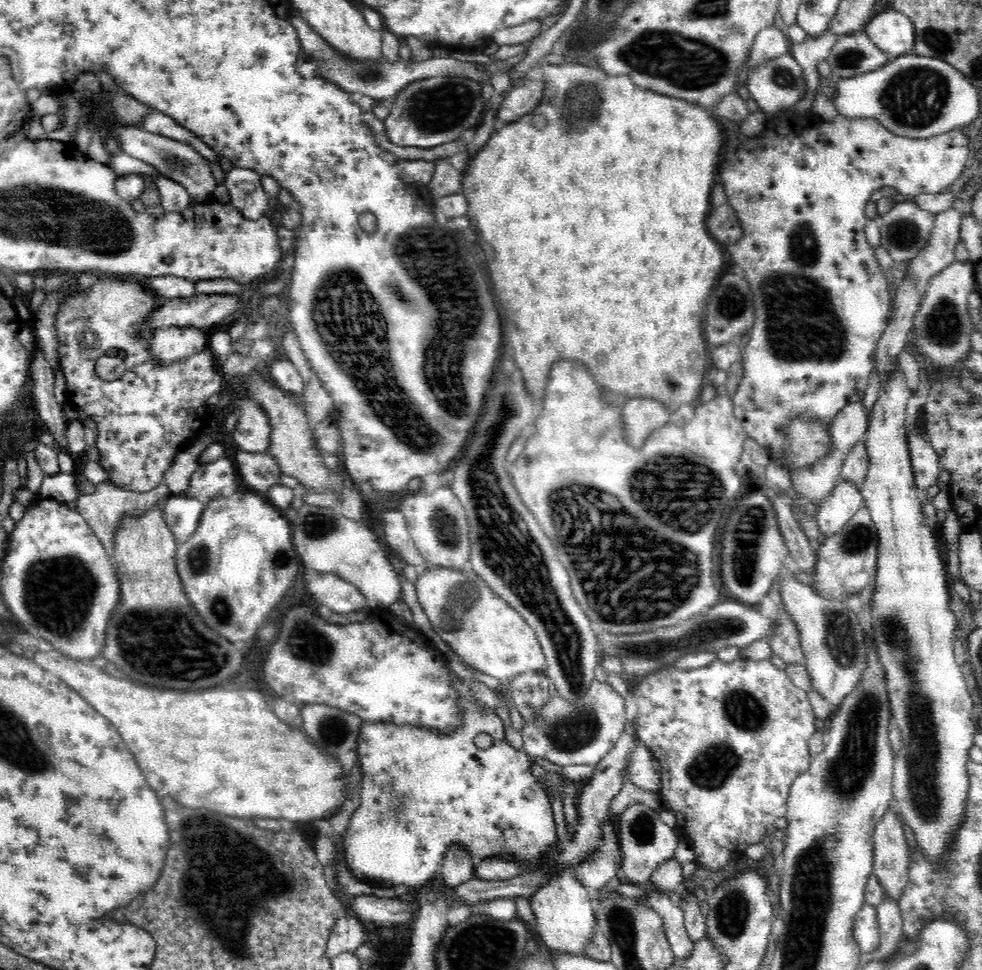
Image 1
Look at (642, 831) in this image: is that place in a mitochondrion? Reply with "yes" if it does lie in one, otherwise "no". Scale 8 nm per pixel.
yes

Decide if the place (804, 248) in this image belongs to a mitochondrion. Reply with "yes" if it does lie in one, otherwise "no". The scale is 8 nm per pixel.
yes

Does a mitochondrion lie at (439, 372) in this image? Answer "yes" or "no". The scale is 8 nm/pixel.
yes

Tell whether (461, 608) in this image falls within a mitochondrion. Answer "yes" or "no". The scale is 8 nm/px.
yes

